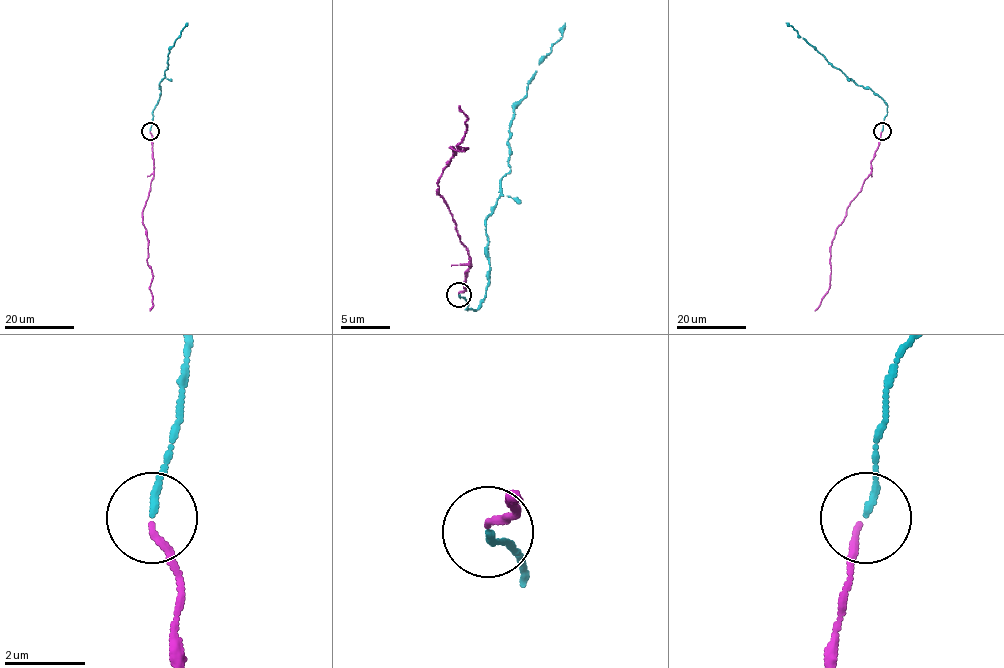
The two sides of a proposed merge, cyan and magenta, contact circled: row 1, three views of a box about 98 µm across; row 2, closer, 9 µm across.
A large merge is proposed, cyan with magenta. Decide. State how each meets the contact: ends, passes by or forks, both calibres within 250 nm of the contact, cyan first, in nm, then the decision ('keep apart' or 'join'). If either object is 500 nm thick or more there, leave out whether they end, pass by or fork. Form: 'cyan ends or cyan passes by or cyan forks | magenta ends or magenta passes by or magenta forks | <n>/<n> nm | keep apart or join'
cyan ends | magenta ends | 140/160 nm | join

